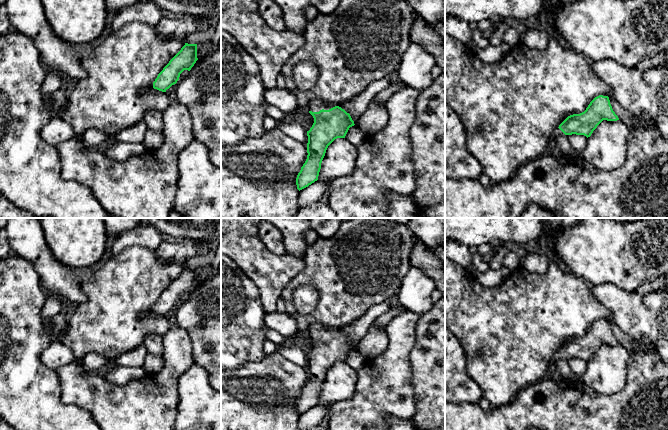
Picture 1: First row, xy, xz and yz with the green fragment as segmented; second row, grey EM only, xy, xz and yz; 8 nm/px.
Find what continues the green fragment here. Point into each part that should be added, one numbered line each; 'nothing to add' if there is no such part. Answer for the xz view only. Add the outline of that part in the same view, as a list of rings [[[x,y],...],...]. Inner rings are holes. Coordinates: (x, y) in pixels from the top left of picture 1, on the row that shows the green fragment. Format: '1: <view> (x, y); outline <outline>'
1: xz (316, 105); outline [[[314,99],[310,102],[309,105],[309,111],[312,112],[319,112],[320,110],[329,110],[331,108],[335,107],[335,105],[330,104],[330,103],[325,103],[320,101],[319,99]]]

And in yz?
1: yz (557, 132); outline [[[556,128],[551,135],[551,140],[556,141],[556,138],[560,135],[565,135],[565,134],[559,128]]]

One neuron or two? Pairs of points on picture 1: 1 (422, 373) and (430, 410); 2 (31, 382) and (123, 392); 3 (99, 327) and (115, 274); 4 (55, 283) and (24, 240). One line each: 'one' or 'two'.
1: one
2: two
3: one
4: one

